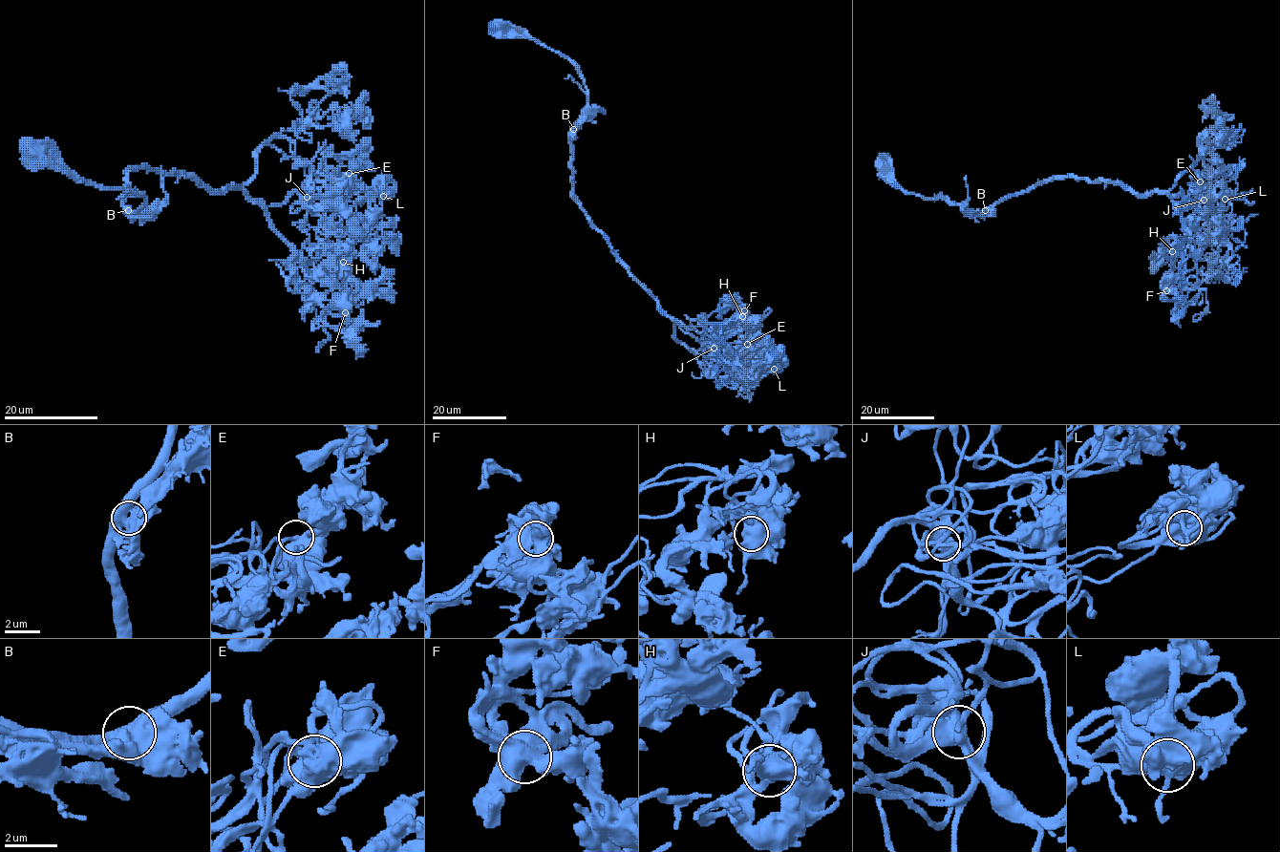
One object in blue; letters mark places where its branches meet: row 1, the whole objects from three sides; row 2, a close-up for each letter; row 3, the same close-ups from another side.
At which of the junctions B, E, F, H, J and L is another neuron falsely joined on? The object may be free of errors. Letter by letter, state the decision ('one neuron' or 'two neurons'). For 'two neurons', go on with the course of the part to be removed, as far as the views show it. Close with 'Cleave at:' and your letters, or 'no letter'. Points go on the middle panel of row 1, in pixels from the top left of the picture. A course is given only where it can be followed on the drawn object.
B: two neurons; foreign part runs (573, 129), (585, 117), (599, 111), (603, 112), (599, 110)
E: one neuron
F: one neuron
H: one neuron
J: one neuron
L: one neuron
Cleave at: B

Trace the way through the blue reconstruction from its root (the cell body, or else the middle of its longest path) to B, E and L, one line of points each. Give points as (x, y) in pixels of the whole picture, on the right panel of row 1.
B: (885, 167), (893, 174), (894, 181), (906, 192), (926, 198), (948, 199), (971, 210), (985, 210)
E: (885, 167), (904, 191), (971, 210), (1069, 177), (1166, 193), (1200, 158), (1218, 181), (1199, 181)
L: (885, 167), (904, 191), (971, 210), (1069, 177), (1185, 206), (1201, 196), (1216, 212), (1225, 199)

